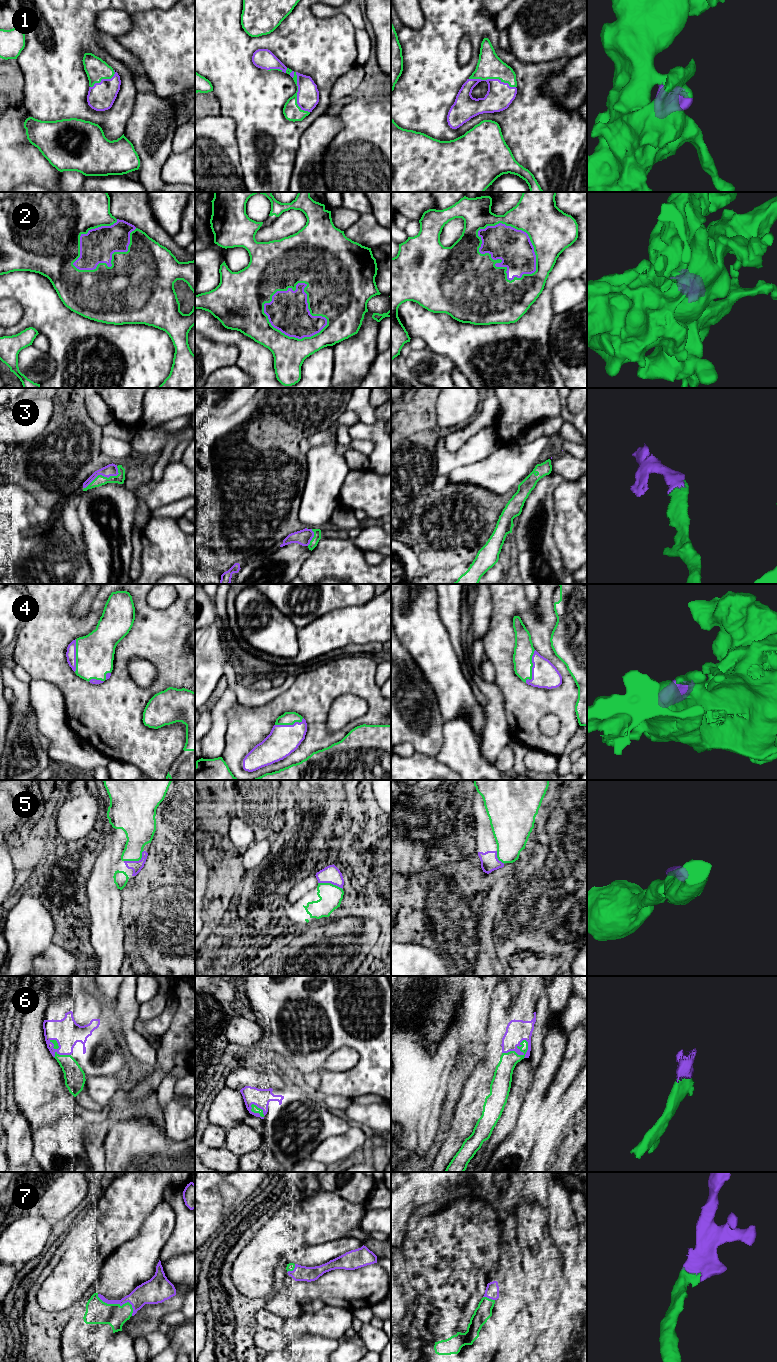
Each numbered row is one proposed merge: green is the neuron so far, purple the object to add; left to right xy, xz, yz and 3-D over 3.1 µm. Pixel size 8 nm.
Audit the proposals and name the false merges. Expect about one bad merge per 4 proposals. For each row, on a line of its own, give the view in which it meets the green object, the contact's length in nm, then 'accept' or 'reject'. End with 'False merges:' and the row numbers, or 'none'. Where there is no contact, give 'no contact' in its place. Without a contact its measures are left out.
1: meets green in xz; contact 360 nm long; accept
2: meets green in yz; contact 550 nm long; accept
3: meets green in xy; contact 320 nm long; accept
4: meets green in yz; contact 280 nm long; accept
5: meets green in xy; contact 180 nm long; reject
6: meets green in yz; contact 240 nm long; accept
7: meets green in xy; contact 340 nm long; accept
False merges: 5

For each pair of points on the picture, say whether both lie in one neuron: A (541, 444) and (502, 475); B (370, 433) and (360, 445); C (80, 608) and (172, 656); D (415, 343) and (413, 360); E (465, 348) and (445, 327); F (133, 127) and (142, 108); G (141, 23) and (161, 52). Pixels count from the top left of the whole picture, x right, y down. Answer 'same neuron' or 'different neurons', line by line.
A: same neuron
B: different neurons
C: different neurons
D: different neurons
E: same neuron
F: same neuron
G: same neuron

